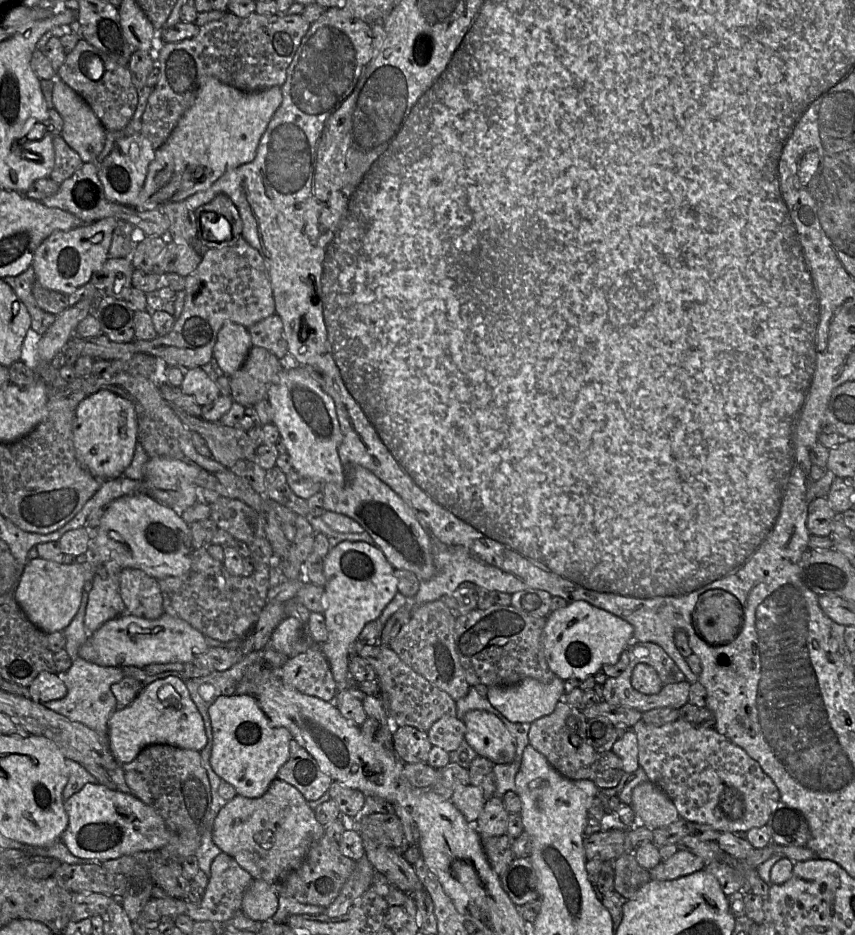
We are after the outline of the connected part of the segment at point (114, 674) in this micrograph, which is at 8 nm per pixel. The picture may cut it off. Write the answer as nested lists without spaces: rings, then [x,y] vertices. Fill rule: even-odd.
[[[80,658],[80,660],[72,659],[72,665],[70,669],[64,674],[57,675],[60,676],[65,683],[67,687],[67,694],[62,699],[49,701],[43,705],[48,709],[69,718],[72,721],[80,722],[86,725],[87,727],[96,731],[101,737],[108,738],[108,721],[112,713],[117,709],[117,701],[111,691],[111,685],[119,682],[125,677],[123,669],[121,667],[100,666]]]

